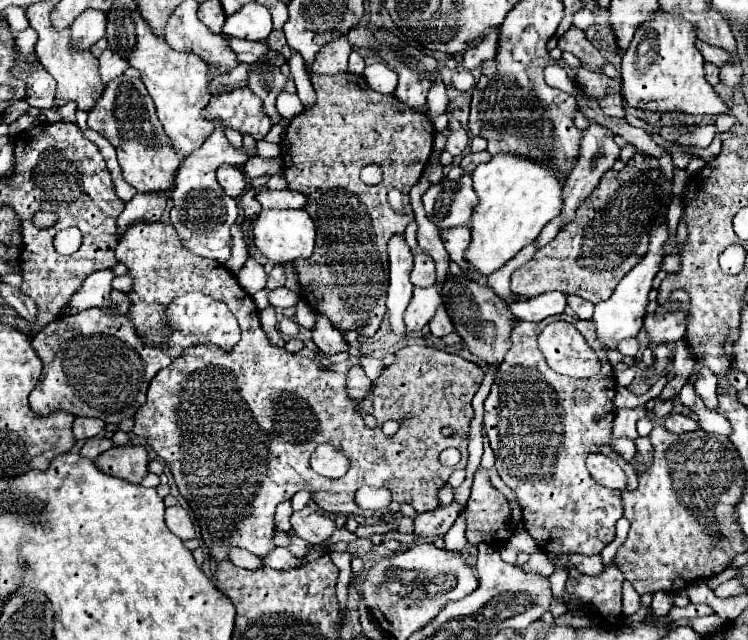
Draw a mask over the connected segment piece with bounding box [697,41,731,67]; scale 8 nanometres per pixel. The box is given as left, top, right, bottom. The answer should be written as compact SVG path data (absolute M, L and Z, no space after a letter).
M697 41L697 45L699 45L699 51L701 51L701 55L703 55L703 59L707 63L713 63L717 67L723 67L723 65L731 63L731 53L729 51L721 49L721 47L711 47L711 45L703 43L703 41Z

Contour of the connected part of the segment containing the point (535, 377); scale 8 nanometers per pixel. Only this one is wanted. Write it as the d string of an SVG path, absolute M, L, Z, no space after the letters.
M513 319L511 349L507 351L503 363L497 367L491 393L485 399L483 425L487 429L491 449L495 453L495 469L499 471L499 477L517 493L523 509L525 529L539 543L539 547L545 551L595 555L601 553L601 549L615 539L615 523L623 515L623 507L621 491L607 489L593 481L593 477L585 469L587 455L603 453L611 457L617 465L621 465L627 475L627 489L637 489L637 473L627 461L621 461L621 457L609 449L611 425L615 417L615 373L607 361L607 353L603 349L597 351L599 357L605 361L601 361L601 371L599 375L591 377L591 381L579 381L565 375L557 375L547 367L545 357L537 347L537 335L547 325L549 319L539 323Z

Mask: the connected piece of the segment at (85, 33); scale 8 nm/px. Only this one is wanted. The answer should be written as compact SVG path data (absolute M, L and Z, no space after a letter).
M83 11L71 25L71 39L75 41L75 47L89 49L93 43L97 43L101 37L105 37L105 13L103 11Z

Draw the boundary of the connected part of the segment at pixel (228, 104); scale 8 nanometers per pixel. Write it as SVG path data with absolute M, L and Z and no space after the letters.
M249 87L213 95L203 117L221 119L221 127L233 127L239 133L249 133L257 141L271 129L271 119L265 115L263 101Z

